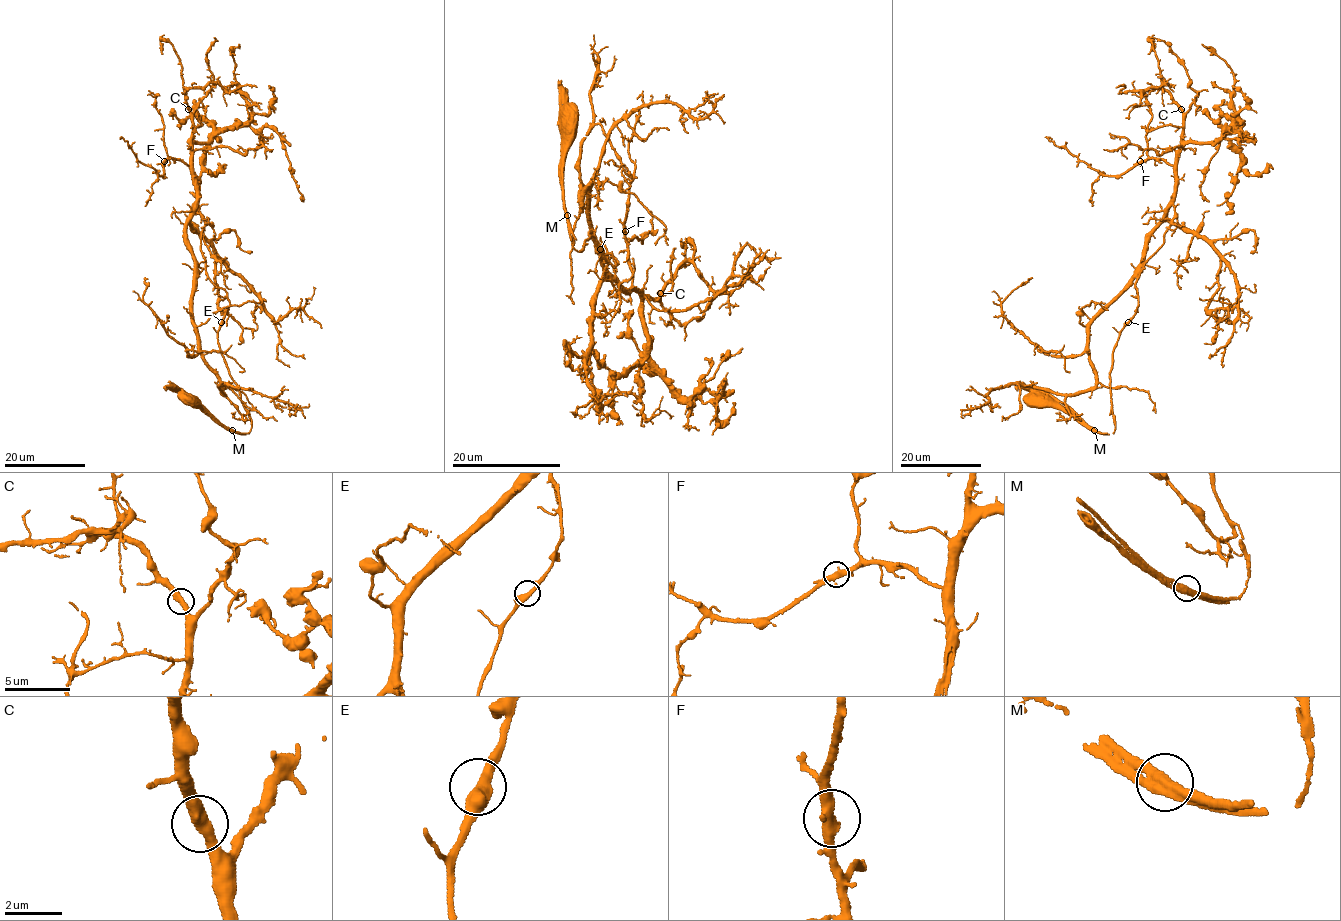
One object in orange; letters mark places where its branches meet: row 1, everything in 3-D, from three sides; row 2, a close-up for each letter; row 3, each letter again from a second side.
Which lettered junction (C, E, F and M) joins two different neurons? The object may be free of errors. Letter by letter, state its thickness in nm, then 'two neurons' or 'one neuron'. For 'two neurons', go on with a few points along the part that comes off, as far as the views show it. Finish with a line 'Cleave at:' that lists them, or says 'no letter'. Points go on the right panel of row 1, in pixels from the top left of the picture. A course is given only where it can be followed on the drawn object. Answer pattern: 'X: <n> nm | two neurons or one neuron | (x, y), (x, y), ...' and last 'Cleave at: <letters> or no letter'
C: 440 nm | one neuron
E: 420 nm | one neuron
F: 440 nm | one neuron
M: 440 nm | two neurons | (1094, 430), (1051, 396), (1014, 386)
Cleave at: M

